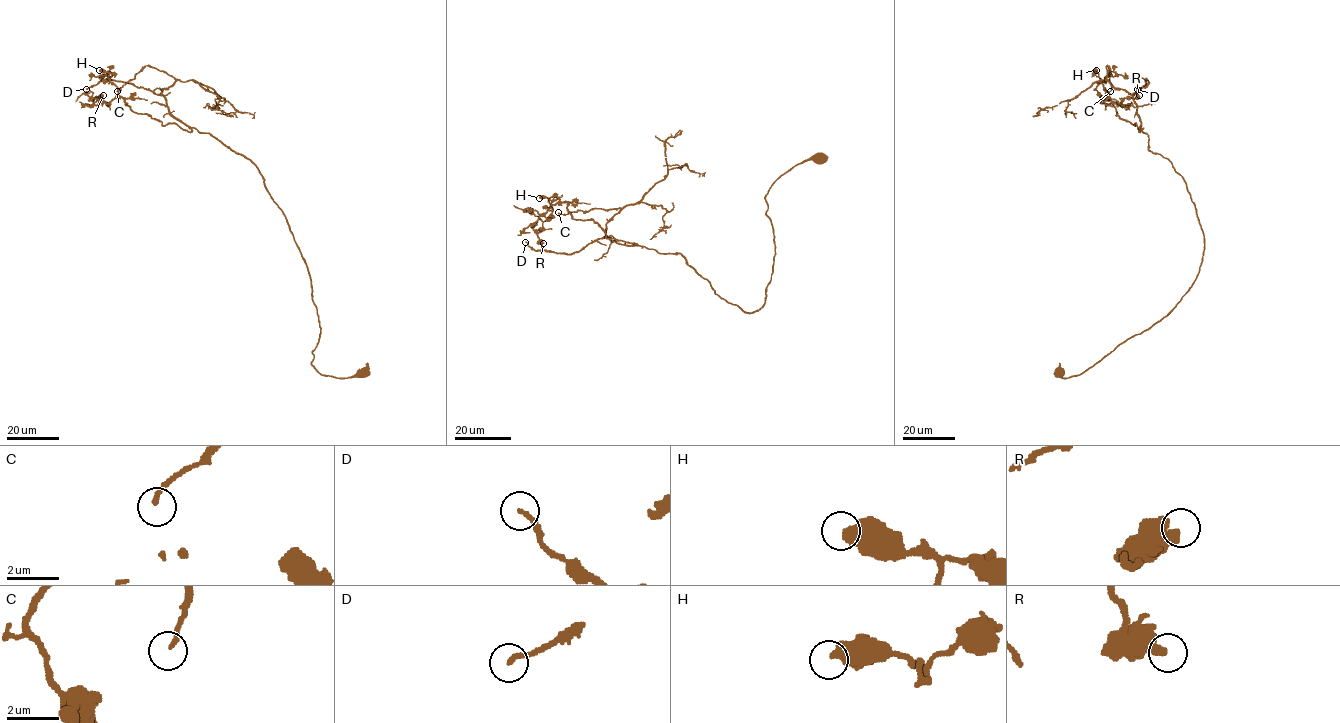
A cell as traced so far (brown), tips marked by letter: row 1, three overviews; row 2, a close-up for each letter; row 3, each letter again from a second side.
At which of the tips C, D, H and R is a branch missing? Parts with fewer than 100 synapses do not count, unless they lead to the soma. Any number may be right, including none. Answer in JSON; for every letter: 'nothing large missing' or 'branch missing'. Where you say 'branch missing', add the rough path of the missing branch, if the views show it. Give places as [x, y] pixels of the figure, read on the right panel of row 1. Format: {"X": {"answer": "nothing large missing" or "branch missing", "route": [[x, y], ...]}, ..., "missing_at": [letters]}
{"C": {"answer": "nothing large missing"}, "D": {"answer": "nothing large missing"}, "H": {"answer": "nothing large missing"}, "R": {"answer": "nothing large missing"}, "missing_at": []}

